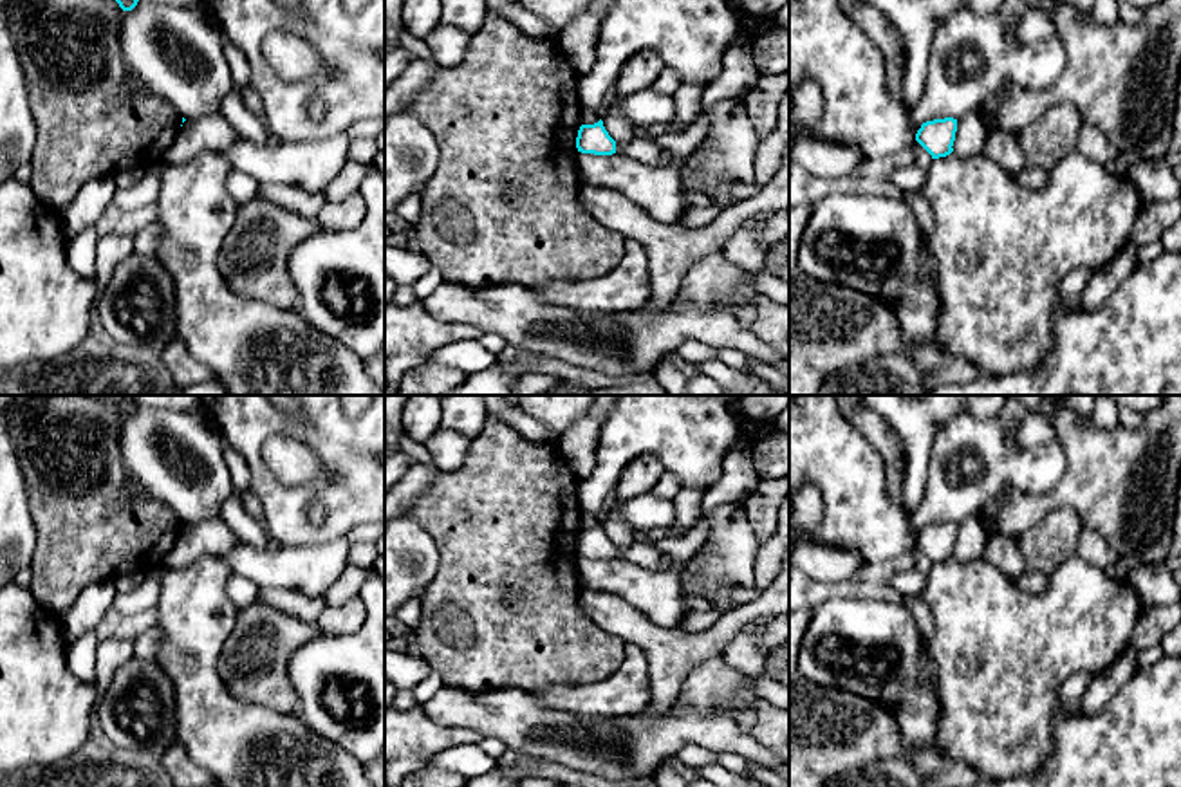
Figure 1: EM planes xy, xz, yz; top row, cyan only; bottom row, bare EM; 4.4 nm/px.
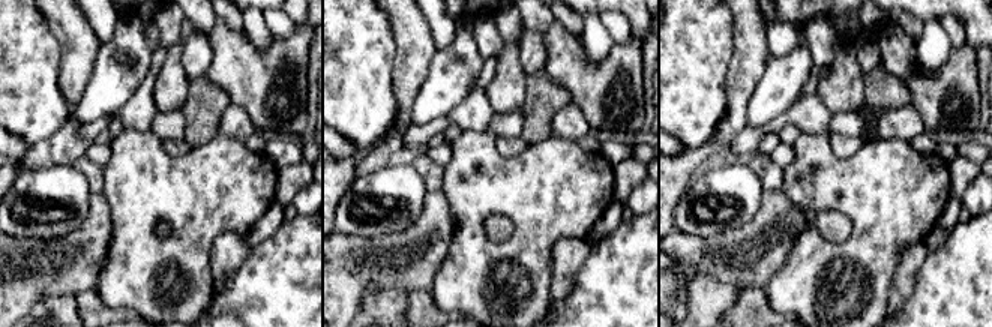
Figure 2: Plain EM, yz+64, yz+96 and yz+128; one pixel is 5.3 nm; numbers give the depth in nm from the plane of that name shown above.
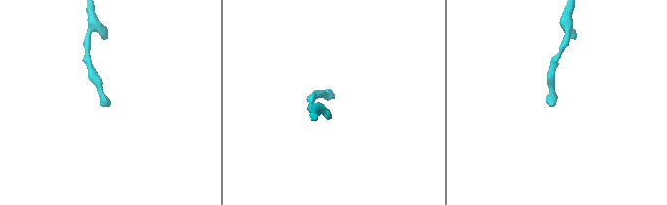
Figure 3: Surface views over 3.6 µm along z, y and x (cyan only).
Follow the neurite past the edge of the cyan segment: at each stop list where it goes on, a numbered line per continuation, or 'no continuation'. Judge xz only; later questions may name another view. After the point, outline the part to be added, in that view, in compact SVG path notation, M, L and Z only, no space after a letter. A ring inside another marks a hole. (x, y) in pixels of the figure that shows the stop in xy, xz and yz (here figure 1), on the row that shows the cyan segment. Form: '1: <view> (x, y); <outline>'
1: xz (726, 154); M726 97L706 110L706 137L683 161L674 161L648 134L628 143L616 143L616 153L627 155L645 166L670 166L677 171L683 188L710 195L713 188L728 182L758 182L755 159L758 137L748 117L744 97Z

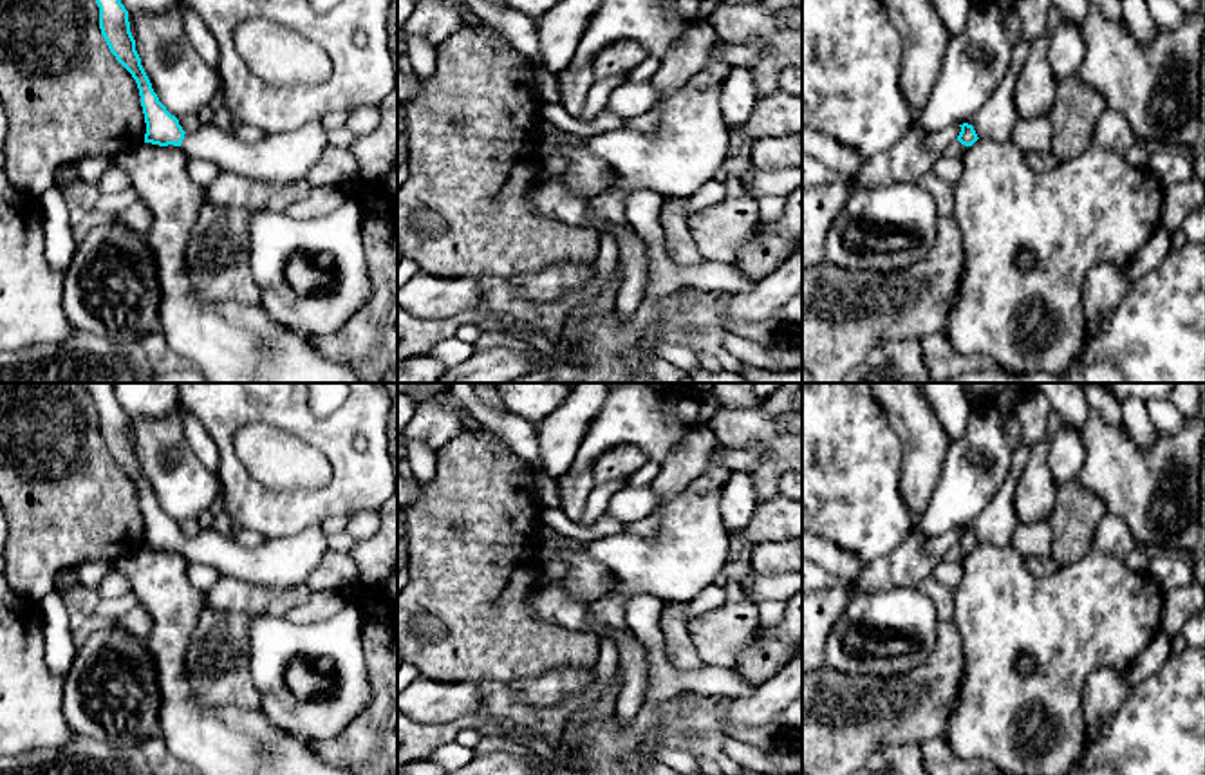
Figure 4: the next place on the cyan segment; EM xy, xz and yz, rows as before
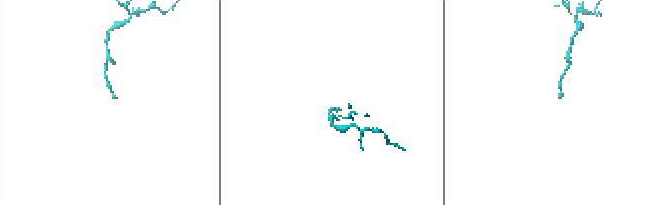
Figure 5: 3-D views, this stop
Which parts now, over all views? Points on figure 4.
1: xy (282, 158); M320 121L289 132L264 134L255 143L244 143L211 123L186 132L181 148L191 159L210 161L222 172L284 186L304 179L327 145L327 130Z

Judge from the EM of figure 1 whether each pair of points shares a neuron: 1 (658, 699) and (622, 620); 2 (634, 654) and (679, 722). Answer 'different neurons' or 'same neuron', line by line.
1: same neuron
2: different neurons

